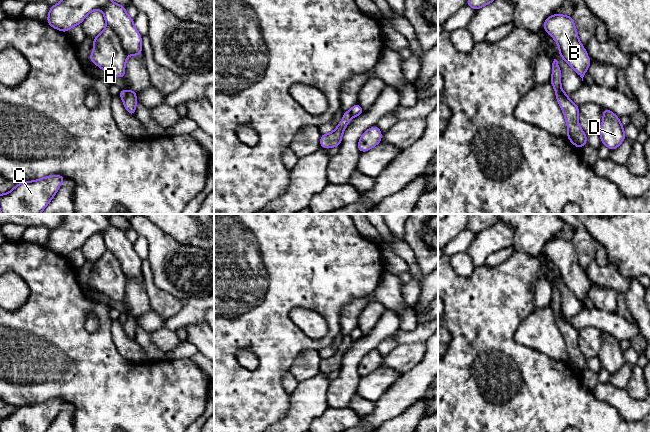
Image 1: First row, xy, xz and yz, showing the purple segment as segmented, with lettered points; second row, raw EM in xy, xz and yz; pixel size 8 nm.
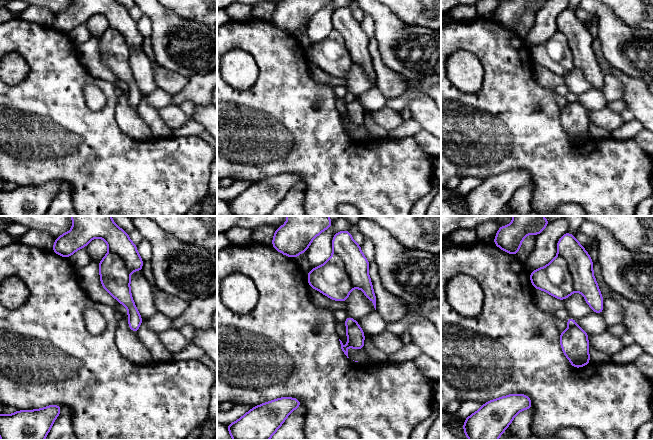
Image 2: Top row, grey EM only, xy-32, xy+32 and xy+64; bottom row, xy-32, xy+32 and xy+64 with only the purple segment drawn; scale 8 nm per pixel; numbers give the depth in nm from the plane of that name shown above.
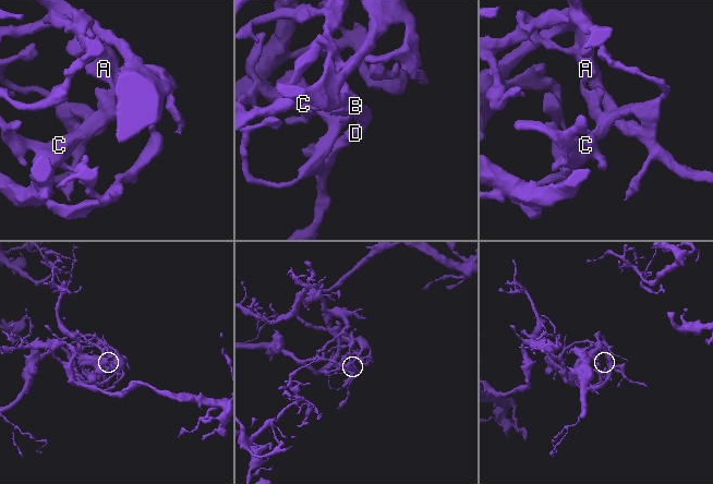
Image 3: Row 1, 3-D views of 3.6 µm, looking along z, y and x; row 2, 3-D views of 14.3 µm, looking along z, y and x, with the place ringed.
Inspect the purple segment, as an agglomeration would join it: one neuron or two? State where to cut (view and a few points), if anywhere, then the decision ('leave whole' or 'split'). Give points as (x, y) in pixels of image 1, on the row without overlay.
cut in xy along (106, 249), (118, 260), (127, 280); split

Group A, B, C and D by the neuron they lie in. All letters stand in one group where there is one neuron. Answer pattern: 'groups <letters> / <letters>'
groups A / B C D

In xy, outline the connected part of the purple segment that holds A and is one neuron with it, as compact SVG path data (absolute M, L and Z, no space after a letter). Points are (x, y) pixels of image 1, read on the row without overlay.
M109 252L105 253L93 263L94 275L89 284L103 293L110 300L125 301L126 276L123 273L119 260Z

